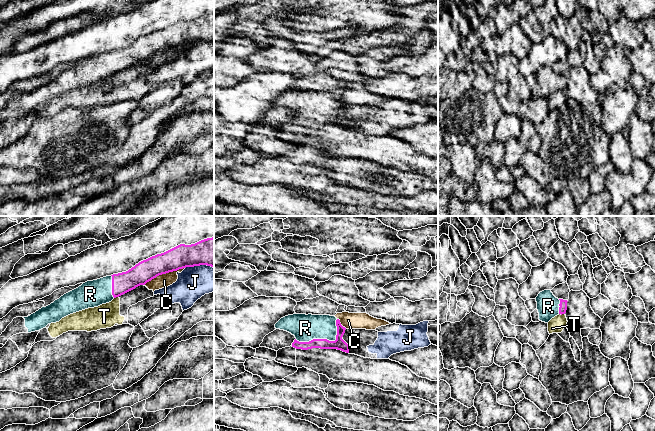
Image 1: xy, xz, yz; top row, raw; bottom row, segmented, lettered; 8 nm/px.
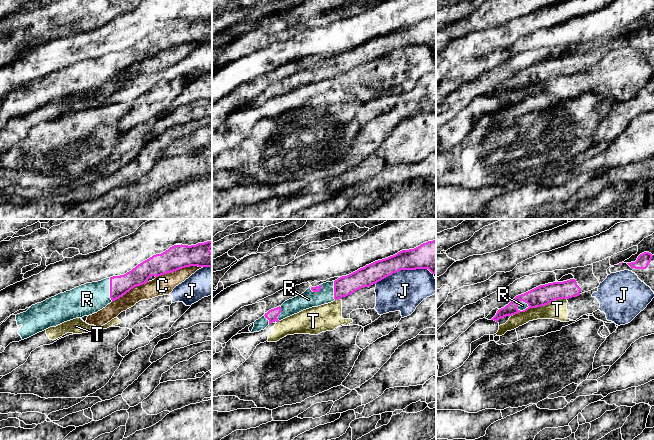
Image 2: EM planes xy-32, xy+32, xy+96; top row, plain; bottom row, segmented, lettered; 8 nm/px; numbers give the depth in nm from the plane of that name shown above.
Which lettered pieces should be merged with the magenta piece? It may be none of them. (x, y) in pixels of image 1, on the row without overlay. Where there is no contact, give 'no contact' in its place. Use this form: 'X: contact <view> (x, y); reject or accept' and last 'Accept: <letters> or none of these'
C: contact xy (164, 49); reject
J: contact xy (199, 41); reject
R: contact xz (325, 115); accept
T: contact yz (562, 89); reject
Accept: R

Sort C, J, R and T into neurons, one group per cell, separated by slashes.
C / J T / R

